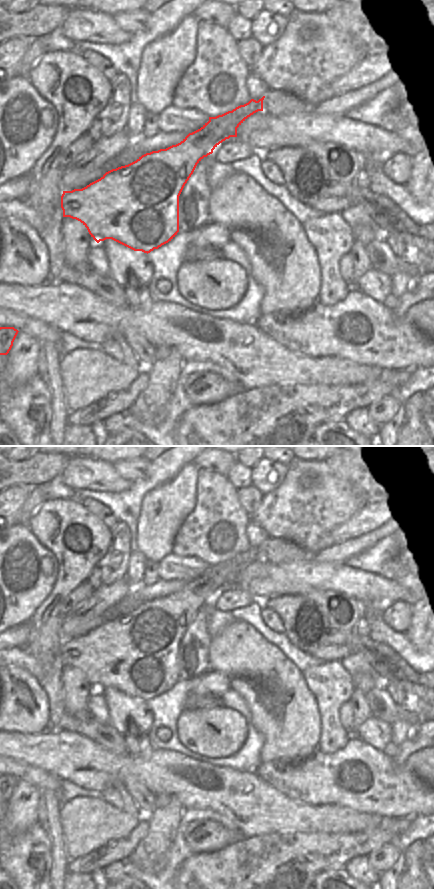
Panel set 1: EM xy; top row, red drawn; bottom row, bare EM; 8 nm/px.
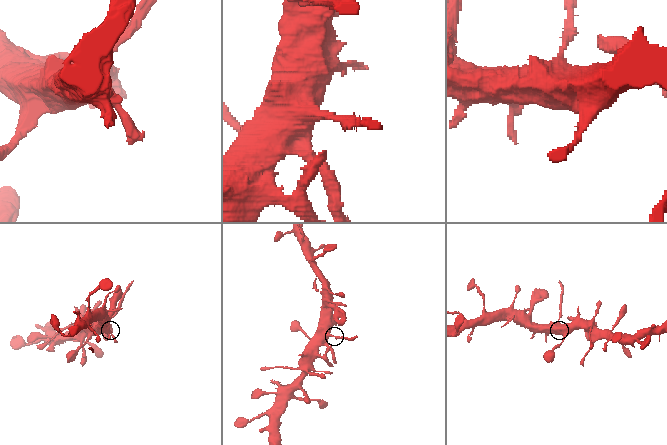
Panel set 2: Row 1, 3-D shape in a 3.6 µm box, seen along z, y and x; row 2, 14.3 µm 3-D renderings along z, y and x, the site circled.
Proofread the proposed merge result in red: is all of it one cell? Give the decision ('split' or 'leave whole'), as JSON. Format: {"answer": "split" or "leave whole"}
{"answer": "split"}

